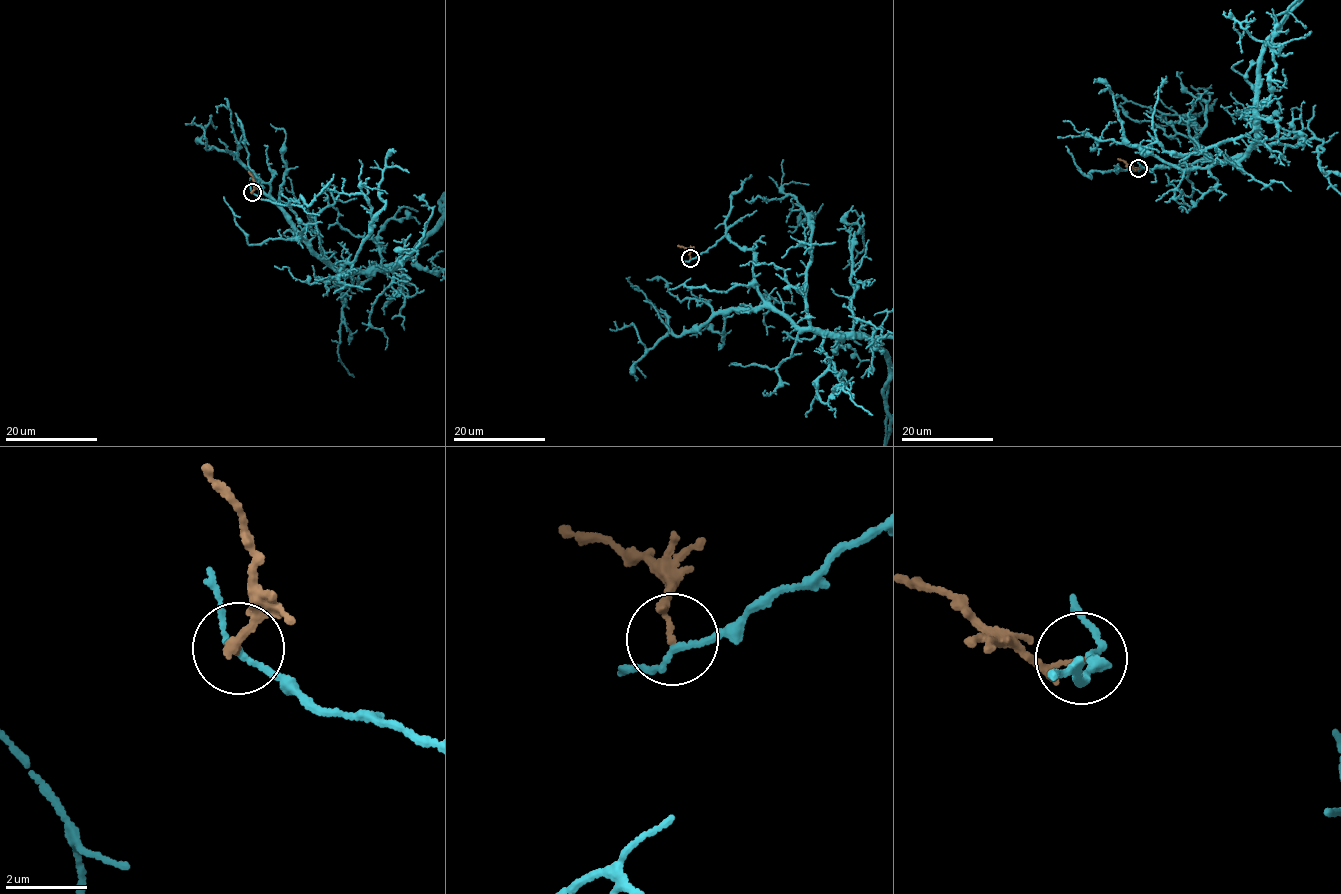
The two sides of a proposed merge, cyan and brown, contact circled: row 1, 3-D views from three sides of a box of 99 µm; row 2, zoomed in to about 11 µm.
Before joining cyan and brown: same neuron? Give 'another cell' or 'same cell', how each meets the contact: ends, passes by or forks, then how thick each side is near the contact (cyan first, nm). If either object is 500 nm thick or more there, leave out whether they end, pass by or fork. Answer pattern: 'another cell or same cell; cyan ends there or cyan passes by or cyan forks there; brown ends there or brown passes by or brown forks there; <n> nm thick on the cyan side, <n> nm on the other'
another cell; cyan passes by; brown ends there; 130 nm thick on the cyan side, 150 nm on the other

